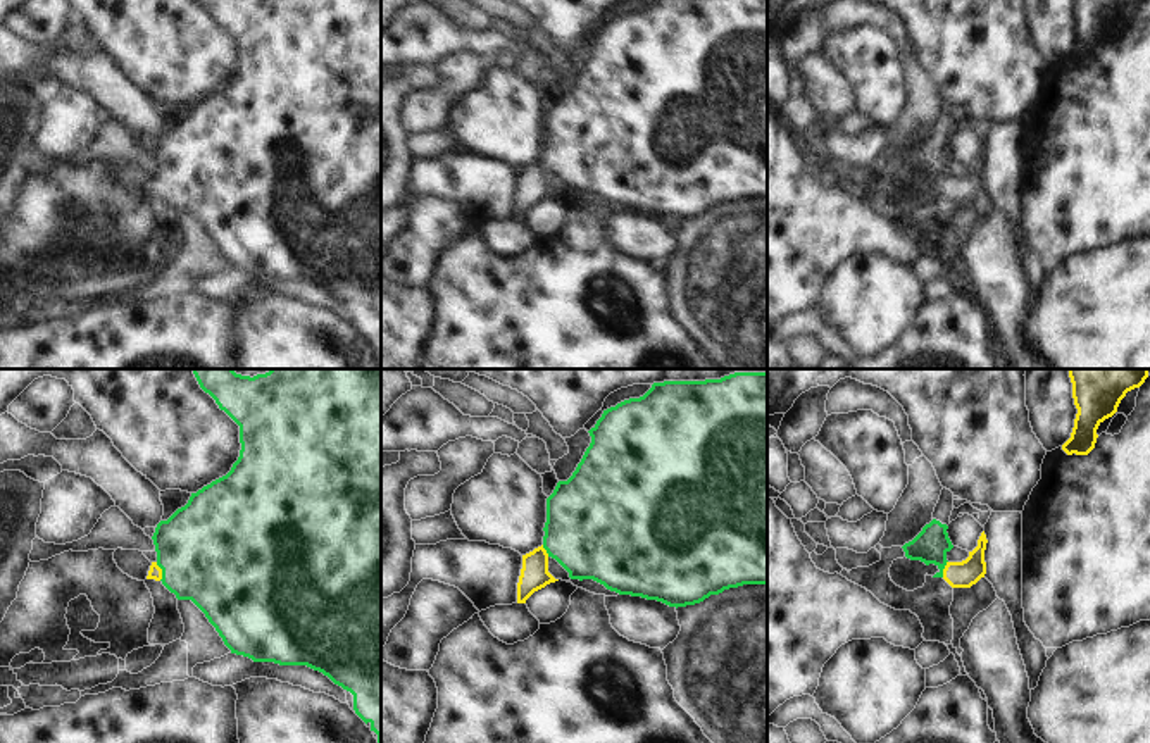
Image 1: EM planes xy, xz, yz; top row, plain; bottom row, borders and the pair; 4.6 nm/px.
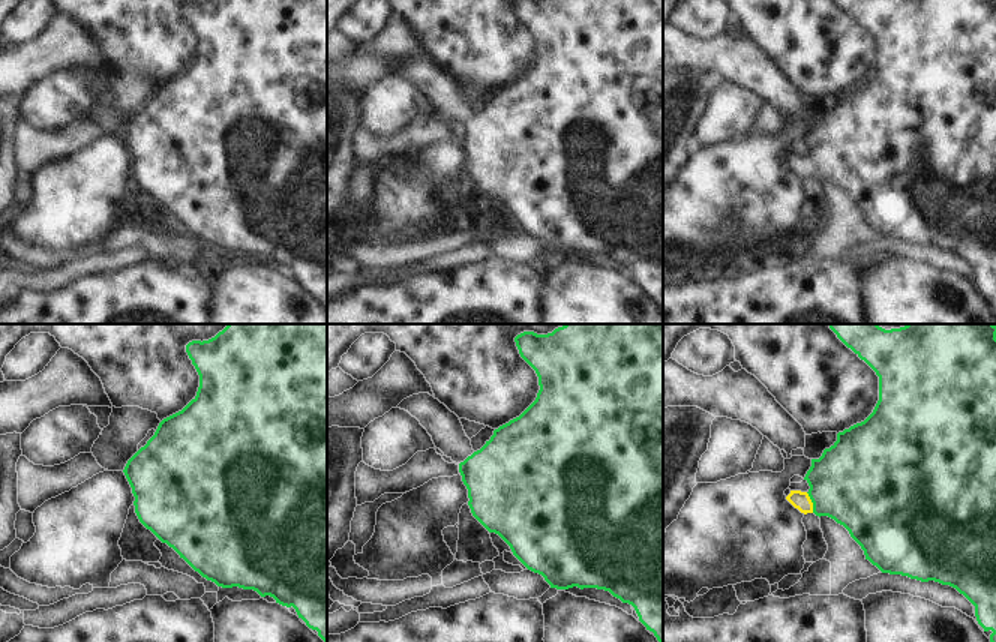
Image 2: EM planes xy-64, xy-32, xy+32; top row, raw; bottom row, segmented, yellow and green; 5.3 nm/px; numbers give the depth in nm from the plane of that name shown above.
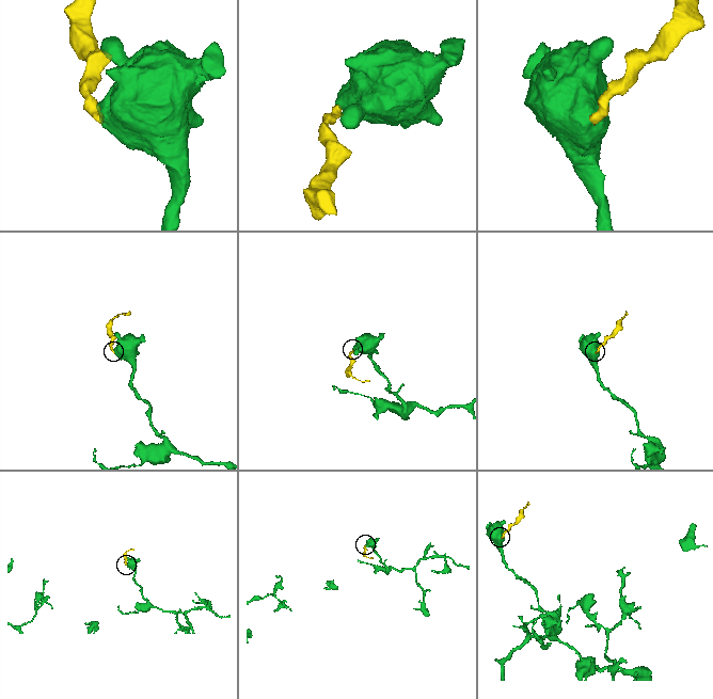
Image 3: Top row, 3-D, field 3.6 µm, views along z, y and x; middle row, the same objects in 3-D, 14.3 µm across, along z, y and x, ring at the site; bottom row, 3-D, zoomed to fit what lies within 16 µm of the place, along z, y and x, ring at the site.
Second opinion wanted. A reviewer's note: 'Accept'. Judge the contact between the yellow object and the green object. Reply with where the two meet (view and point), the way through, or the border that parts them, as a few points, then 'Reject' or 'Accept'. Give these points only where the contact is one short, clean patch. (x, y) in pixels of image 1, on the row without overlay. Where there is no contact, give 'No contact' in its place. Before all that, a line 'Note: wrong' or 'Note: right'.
Note: right
Touches yellow at xy (161, 185). Path across: xy (156, 187), (161, 185), (188, 178), (211, 166). Accept

